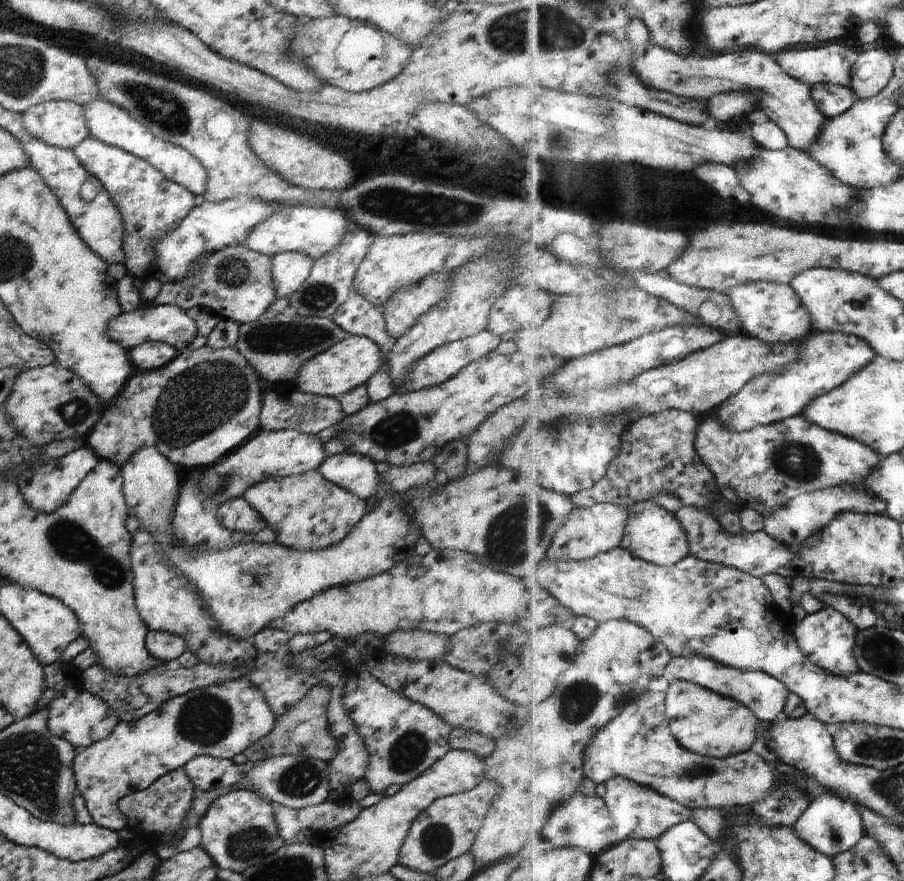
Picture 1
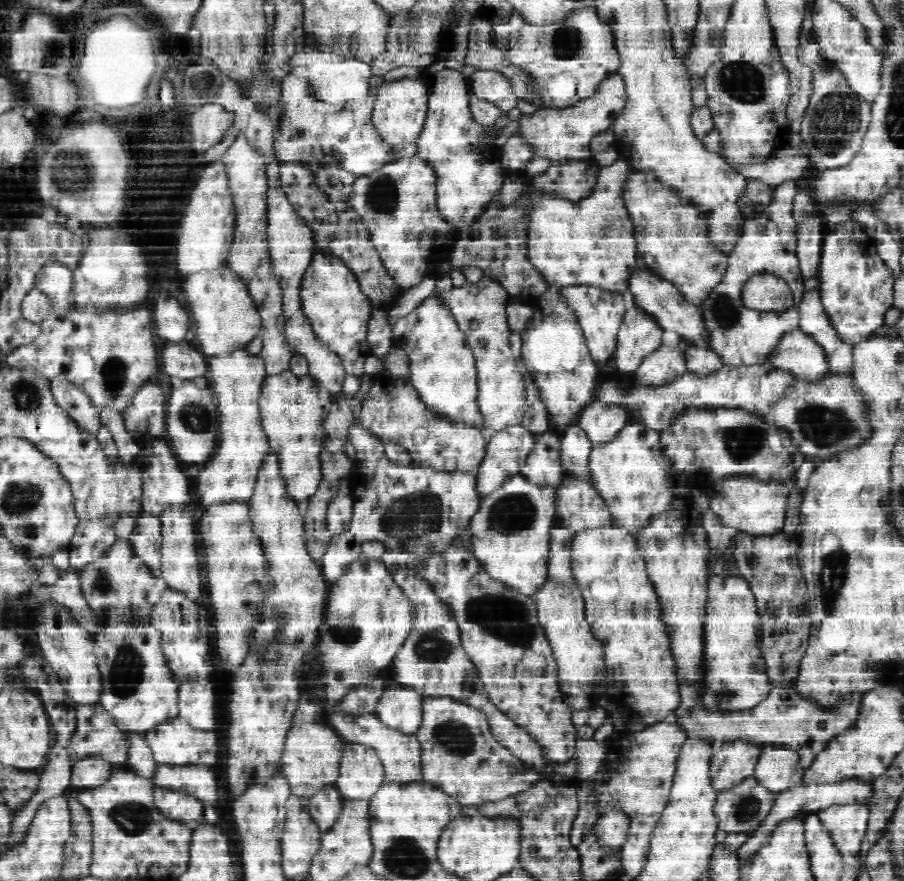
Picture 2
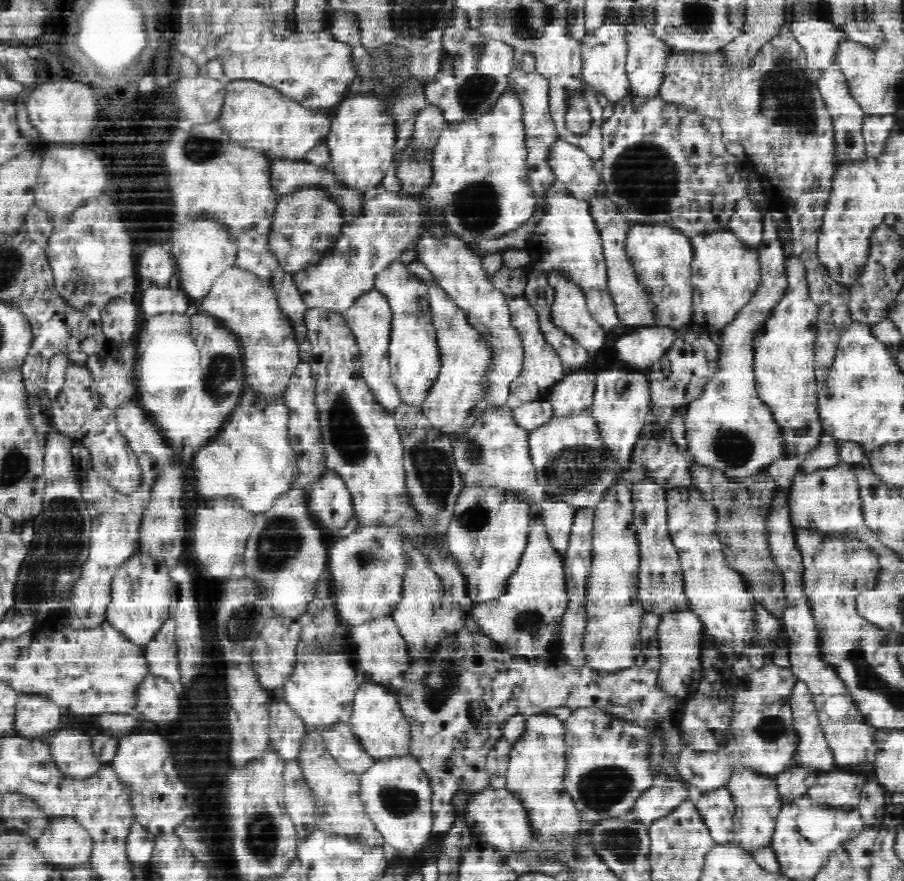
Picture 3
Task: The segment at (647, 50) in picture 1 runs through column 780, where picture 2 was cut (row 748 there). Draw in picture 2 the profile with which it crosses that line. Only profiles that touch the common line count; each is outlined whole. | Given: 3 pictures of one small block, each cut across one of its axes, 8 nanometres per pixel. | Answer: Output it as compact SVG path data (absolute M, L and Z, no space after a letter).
M100 702L90 704L75 703L72 711L76 715L76 726L69 736L65 752L72 763L78 762L90 755L101 755L104 760L116 763L126 764L127 744L123 739L125 736L114 722L114 717L104 709Z

